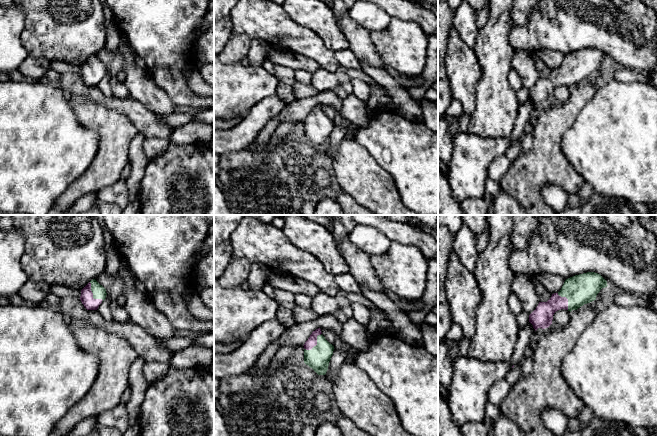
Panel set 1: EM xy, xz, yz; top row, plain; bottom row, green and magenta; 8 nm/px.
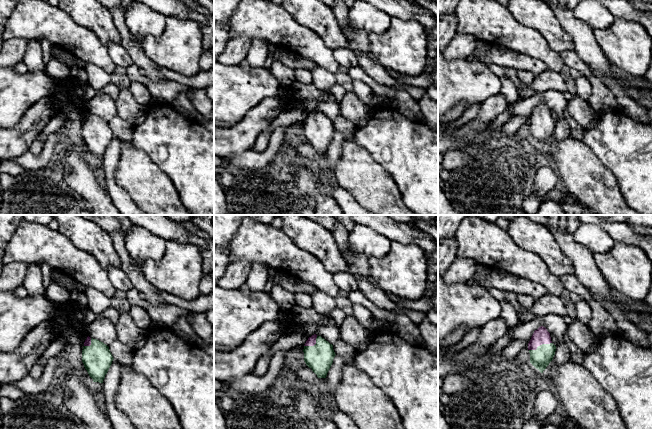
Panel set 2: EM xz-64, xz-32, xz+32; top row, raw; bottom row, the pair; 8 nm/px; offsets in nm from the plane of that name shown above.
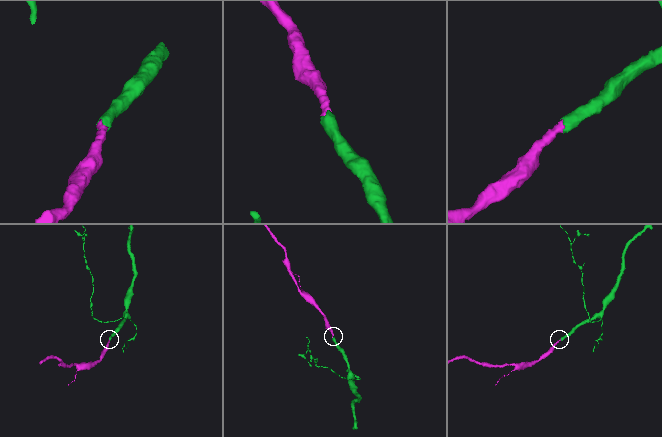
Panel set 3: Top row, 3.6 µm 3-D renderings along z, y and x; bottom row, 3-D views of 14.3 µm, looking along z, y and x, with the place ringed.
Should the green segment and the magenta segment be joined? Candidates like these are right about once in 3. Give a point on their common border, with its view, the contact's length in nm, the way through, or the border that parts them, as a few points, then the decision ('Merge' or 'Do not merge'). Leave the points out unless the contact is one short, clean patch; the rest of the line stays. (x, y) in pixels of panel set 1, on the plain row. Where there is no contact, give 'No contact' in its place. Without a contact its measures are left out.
Touches green at xy (93, 71). Shared border 190 nm. Path across: xy (99, 68), (93, 71), (88, 77). Merge

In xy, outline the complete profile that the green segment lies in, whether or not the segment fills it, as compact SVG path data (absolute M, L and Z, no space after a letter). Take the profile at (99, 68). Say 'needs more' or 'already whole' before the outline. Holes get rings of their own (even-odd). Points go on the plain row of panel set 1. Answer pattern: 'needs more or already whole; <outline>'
needs more; M93 55L81 66L80 76L87 86L97 86L106 71L106 65Z

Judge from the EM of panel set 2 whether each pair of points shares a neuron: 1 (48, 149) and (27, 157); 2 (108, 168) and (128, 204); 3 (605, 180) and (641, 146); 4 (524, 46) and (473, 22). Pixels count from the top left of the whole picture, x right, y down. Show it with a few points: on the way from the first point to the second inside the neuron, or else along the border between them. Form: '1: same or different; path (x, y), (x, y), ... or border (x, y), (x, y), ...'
1: same; path (44, 154), (39, 159), (32, 159)
2: same; path (110, 177), (111, 187), (119, 195)
3: different; border (596, 156), (614, 175), (622, 194)
4: same; path (513, 33), (504, 31), (492, 22), (486, 22)

